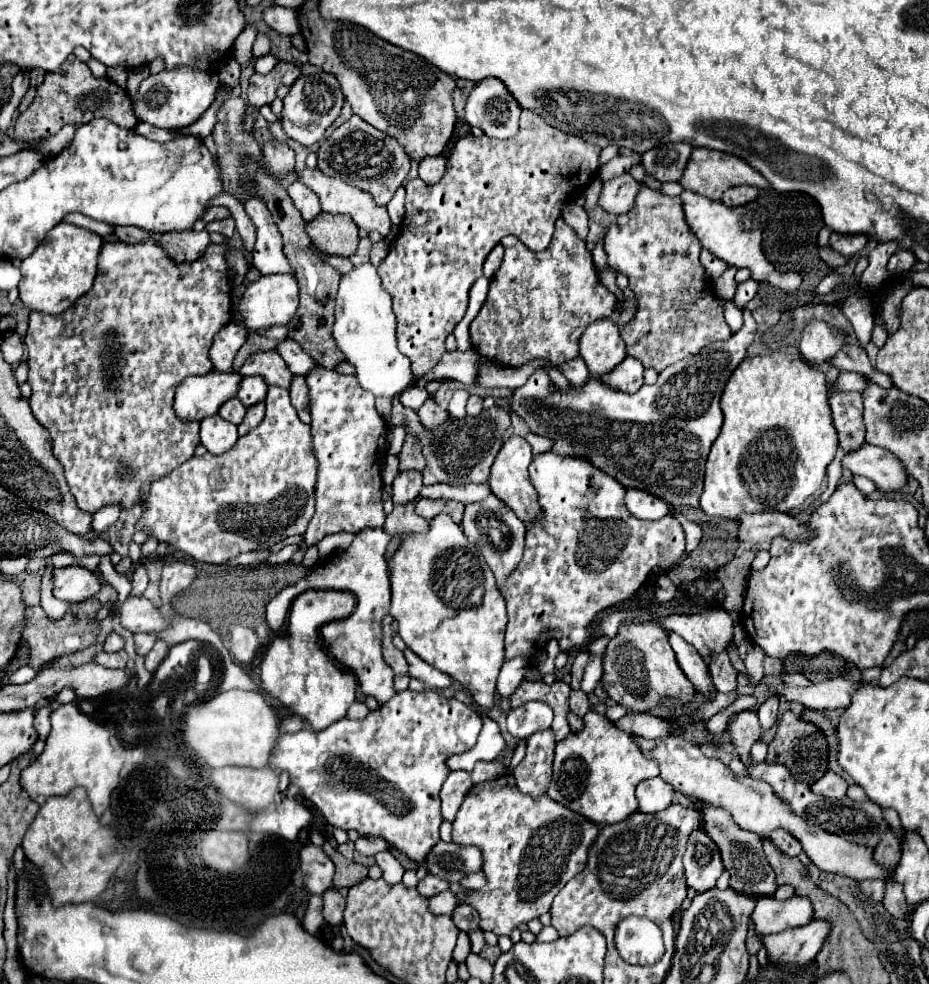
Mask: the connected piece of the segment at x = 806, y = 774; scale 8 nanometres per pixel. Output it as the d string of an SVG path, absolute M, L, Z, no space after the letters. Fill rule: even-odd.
M786 710L776 724L776 736L768 744L768 756L764 762L786 766L794 778L800 778L800 782L812 786L816 778L822 778L828 772L828 740L822 730L816 730L816 724L806 722L794 716L794 712Z

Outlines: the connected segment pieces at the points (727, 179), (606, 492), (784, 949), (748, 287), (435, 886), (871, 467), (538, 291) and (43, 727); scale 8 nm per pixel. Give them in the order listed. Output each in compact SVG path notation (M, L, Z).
M694 148L688 166L684 170L684 176L680 178L680 184L686 190L692 190L694 194L706 196L710 200L722 200L724 190L728 190L730 186L740 186L740 184L752 184L756 188L766 188L768 182L766 178L762 178L754 168L750 168L742 158L734 156L734 154L726 154L726 152L718 152L718 150L708 150L708 148Z
M552 450L542 452L530 464L530 480L538 492L544 516L526 532L524 558L500 590L508 604L506 660L520 654L536 658L538 652L544 652L550 638L558 638L562 652L582 646L592 636L590 624L602 610L630 598L642 586L642 574L654 574L654 570L666 572L684 556L684 530L680 522L672 514L656 522L632 518L624 506L626 488L586 458L564 458L562 454L552 454Z
M812 920L806 926L784 930L780 934L772 934L762 938L768 956L776 964L786 964L788 968L806 966L816 954L822 950L826 938L830 934L830 922Z
M748 278L748 280L742 282L742 284L738 284L736 296L734 296L734 304L736 304L738 308L746 306L746 304L756 296L756 290L758 290L758 282L752 280L752 278Z
M428 874L428 876L426 876L424 880L420 880L420 884L418 884L418 892L420 892L422 896L426 896L426 898L436 896L436 894L440 894L440 892L448 890L448 888L450 888L450 884L448 884L446 880L434 878L432 874Z
M864 444L860 450L846 454L842 464L852 474L872 480L880 492L898 492L908 486L908 472L896 462L894 454L872 444Z
M560 218L556 222L556 232L550 246L544 252L532 252L518 238L504 238L504 260L494 278L490 280L488 298L470 324L470 338L476 352L488 360L494 360L506 368L520 368L532 360L548 360L554 370L564 362L570 362L578 356L578 340L588 324L600 318L608 318L614 312L616 296L604 288L600 282L592 254L586 250L586 244L576 236L576 232Z
M42 706L34 714L34 724L36 724L36 732L40 738L46 738L50 734L50 714L52 714L50 706Z

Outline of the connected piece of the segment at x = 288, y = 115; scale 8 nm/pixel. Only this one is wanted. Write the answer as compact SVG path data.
M324 72L324 74L300 76L292 84L288 96L284 98L284 110L282 110L282 120L280 120L284 134L304 146L316 144L324 136L326 128L338 118L342 102L344 102L344 96L340 92L340 84L332 74Z

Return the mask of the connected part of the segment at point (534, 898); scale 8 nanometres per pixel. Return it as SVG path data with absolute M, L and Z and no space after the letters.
M504 774L496 780L476 784L464 798L460 812L454 820L452 840L460 846L478 846L484 854L484 876L488 884L476 892L472 892L466 900L458 896L458 902L470 904L480 914L482 930L492 930L494 934L510 934L522 922L530 922L536 916L542 916L550 910L554 896L566 886L570 878L584 870L588 848L596 840L600 826L592 826L588 818L584 820L574 810L556 804L548 794L542 798L528 798L528 794L520 794L516 790L512 774Z

